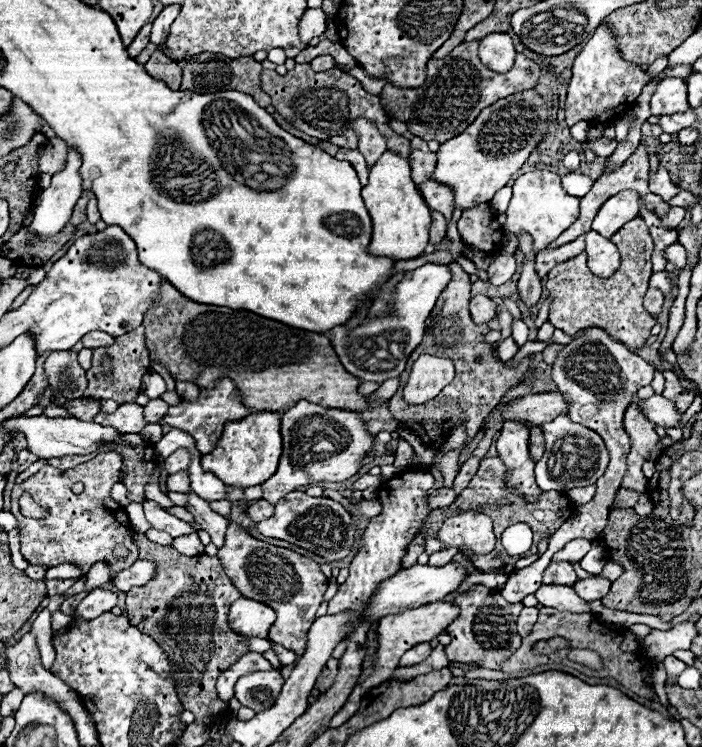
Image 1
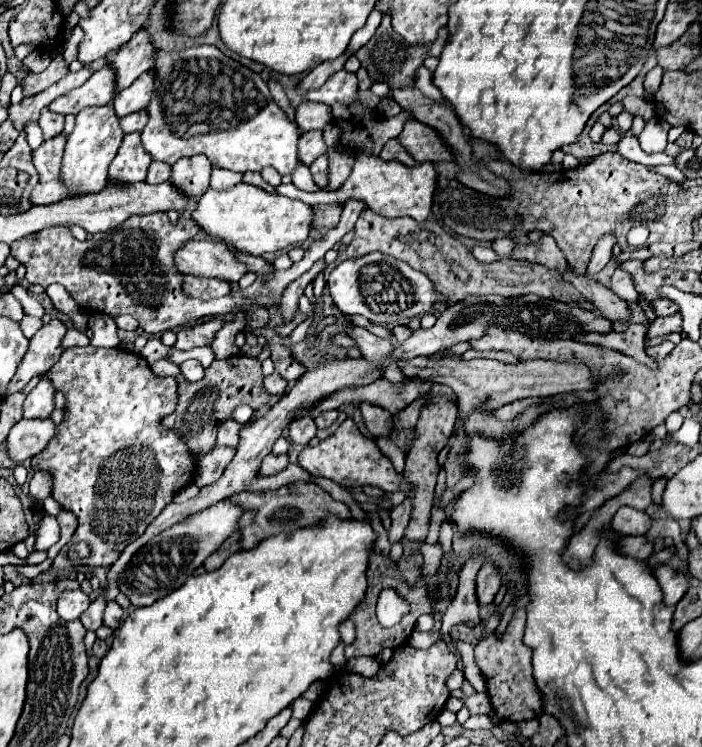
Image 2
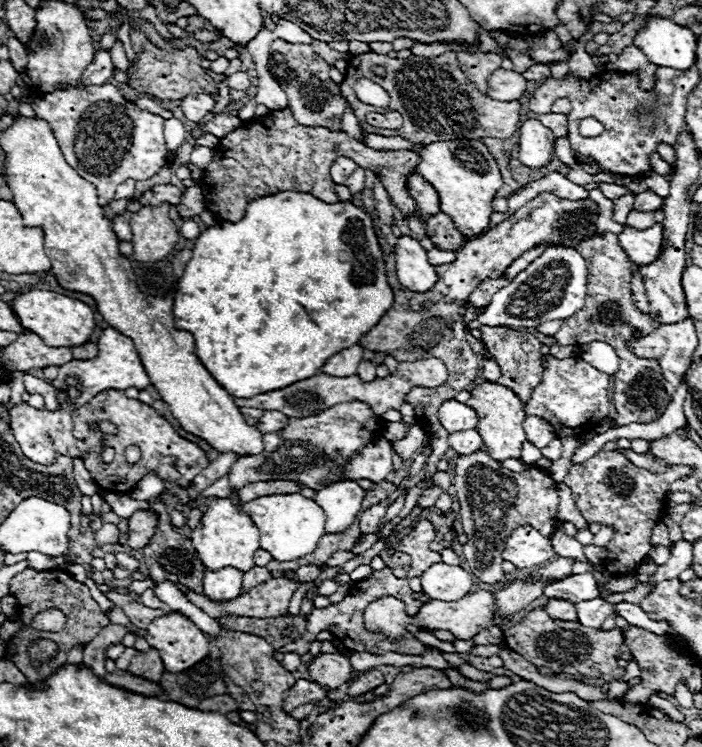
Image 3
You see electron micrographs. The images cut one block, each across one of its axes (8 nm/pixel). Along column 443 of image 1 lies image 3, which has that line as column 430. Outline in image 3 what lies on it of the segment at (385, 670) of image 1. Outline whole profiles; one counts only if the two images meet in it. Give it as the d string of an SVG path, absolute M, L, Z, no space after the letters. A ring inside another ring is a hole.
M478 590L478 592L470 592L464 598L456 600L456 602L442 602L442 600L430 600L422 606L422 610L414 616L412 624L414 626L422 626L422 630L434 632L434 630L448 630L450 634L454 634L460 640L468 640L472 636L476 636L482 628L488 626L506 626L510 620L508 618L492 618L494 612L494 596L492 592L486 590Z

